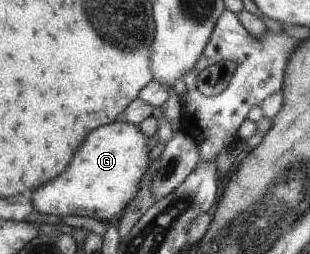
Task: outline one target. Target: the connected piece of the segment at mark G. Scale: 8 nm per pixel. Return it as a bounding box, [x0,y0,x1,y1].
[28,120,151,224]

